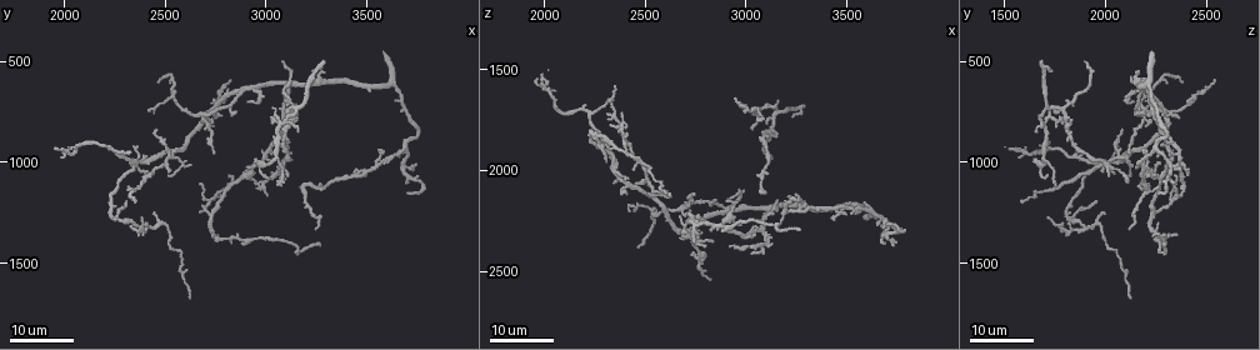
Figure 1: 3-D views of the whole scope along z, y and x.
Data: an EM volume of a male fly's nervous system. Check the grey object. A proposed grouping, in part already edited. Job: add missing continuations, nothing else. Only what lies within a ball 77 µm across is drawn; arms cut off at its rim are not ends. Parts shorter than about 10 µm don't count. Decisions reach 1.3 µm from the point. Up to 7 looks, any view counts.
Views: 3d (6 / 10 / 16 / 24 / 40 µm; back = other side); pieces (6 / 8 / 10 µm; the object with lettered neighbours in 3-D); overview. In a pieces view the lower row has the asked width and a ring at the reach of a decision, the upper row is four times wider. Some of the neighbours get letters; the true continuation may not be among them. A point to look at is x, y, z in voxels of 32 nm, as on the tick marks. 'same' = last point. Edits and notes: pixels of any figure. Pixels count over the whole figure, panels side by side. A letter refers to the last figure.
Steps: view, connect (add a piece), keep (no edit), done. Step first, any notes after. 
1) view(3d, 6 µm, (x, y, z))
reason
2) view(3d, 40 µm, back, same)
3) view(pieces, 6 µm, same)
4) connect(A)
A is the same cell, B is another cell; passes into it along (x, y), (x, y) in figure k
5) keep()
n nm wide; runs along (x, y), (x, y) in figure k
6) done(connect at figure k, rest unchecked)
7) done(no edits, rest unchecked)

view(3d, 24 µm, (2400, 980, 2110))
thin end

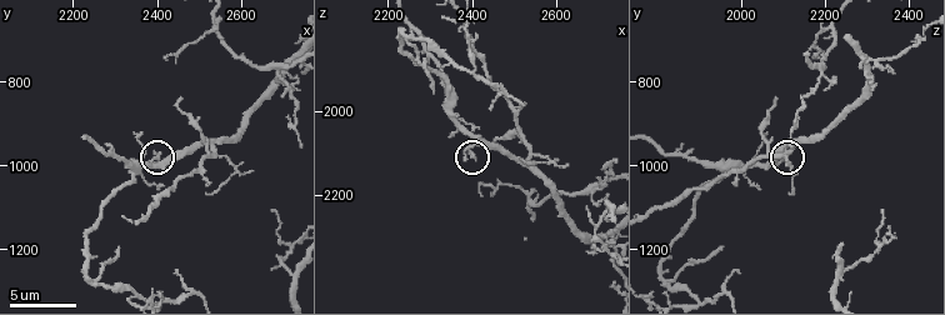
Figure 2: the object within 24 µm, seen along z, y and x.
view(pieces, 10 µm, same)

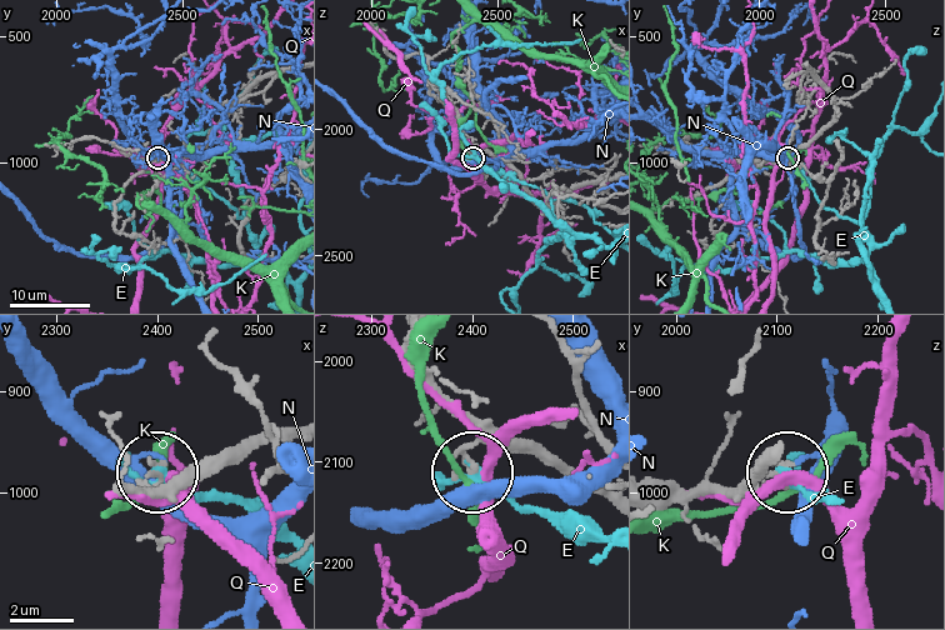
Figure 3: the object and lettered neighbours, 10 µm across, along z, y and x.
keep()
E, K, N and Q are other cells; runs along (608, 498), (526, 453), (486, 441), (470, 444), (470, 471) in figure 3; no lettered piece goes on from it

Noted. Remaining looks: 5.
view(pieces, 6 µm, (2310, 1200, 1955))
free end

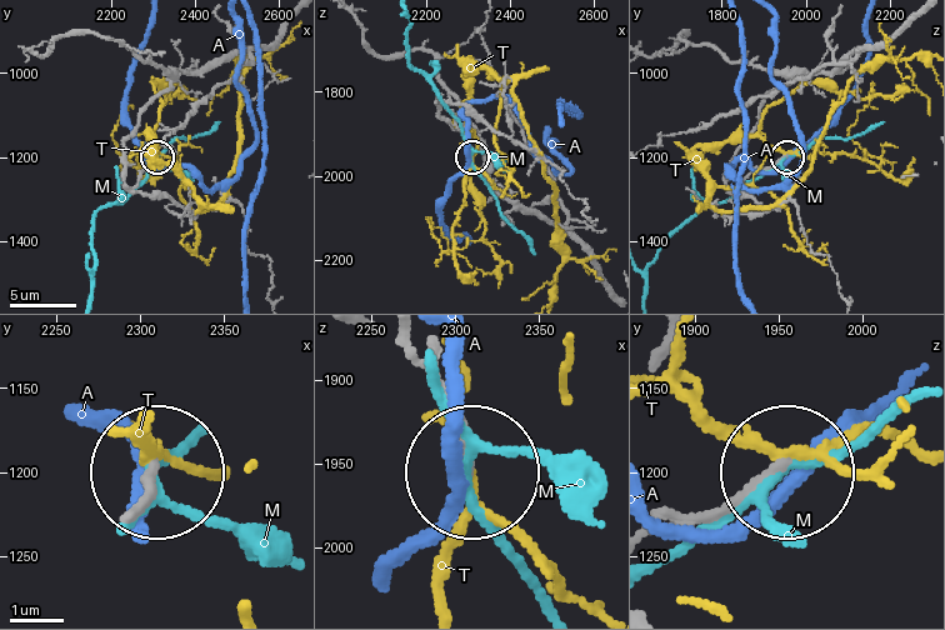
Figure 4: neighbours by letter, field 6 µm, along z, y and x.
keep()
A, M and T are other cells; runs along (409, 346), (468, 463) in figure 4; no lettered piece goes on from it

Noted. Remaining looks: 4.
view(3d, 24 µm, (3260, 1410, 2290))
long arm stops here

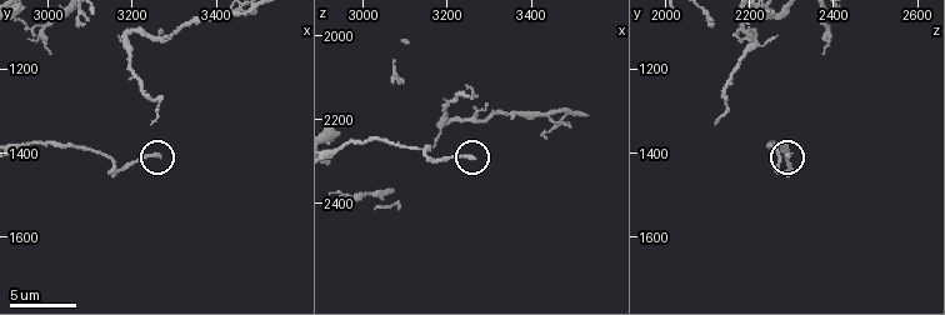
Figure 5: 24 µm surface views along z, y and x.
view(pieces, 8 µm, (3265, 1400, 2285))
see the neighbours

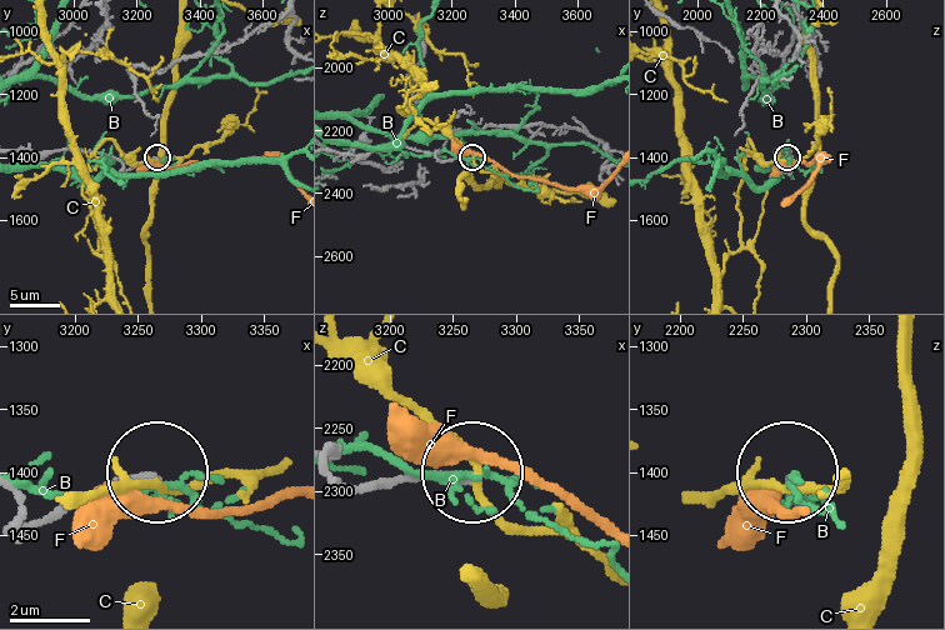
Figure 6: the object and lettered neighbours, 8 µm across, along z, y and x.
keep()
B, C and F are other cells; no lettered piece goes on from it

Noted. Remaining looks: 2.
done(no edits, rest unchecked)

